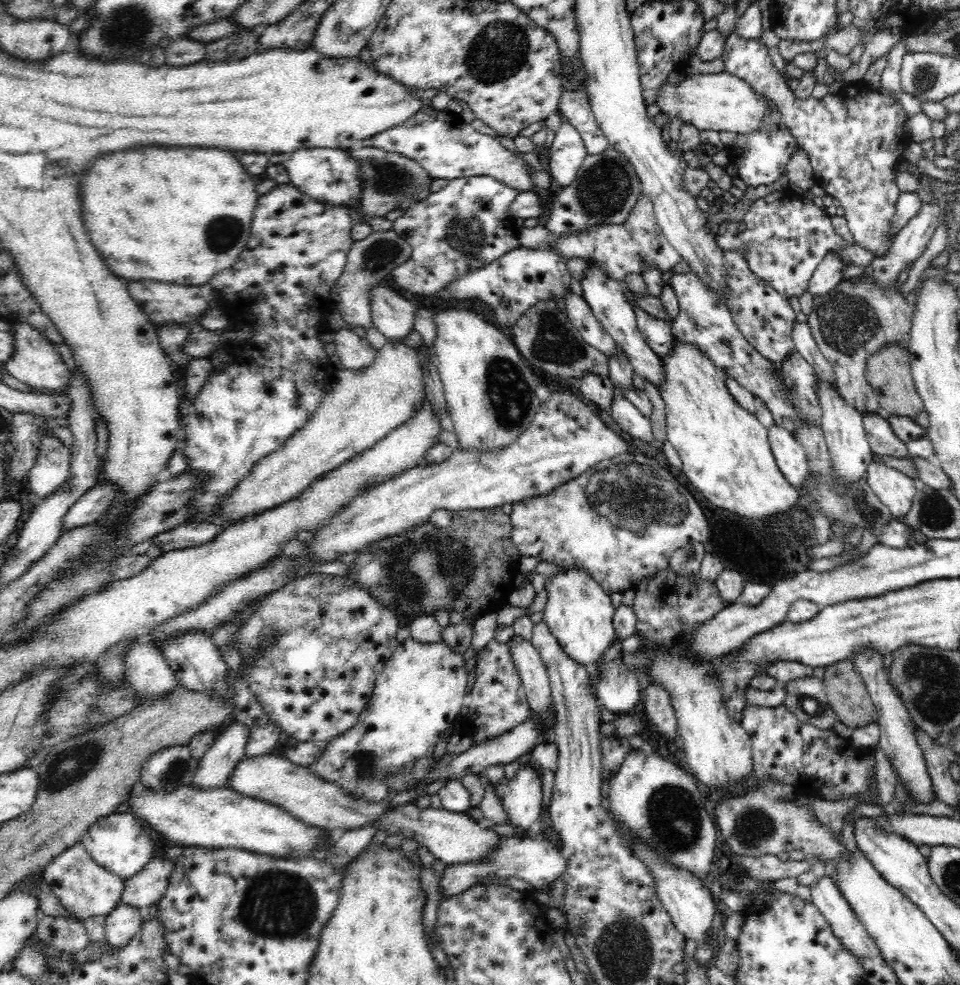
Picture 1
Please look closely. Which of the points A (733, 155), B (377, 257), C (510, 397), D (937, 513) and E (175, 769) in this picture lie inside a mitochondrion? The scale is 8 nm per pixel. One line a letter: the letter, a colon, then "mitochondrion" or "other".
A: other
B: mitochondrion
C: mitochondrion
D: mitochondrion
E: mitochondrion

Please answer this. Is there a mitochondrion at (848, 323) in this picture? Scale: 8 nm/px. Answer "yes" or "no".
yes

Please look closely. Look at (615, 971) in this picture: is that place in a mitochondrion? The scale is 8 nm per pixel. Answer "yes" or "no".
yes

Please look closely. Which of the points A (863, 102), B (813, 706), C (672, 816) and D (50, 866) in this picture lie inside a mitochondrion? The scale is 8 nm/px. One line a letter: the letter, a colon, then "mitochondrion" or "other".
A: other
B: mitochondrion
C: mitochondrion
D: other

